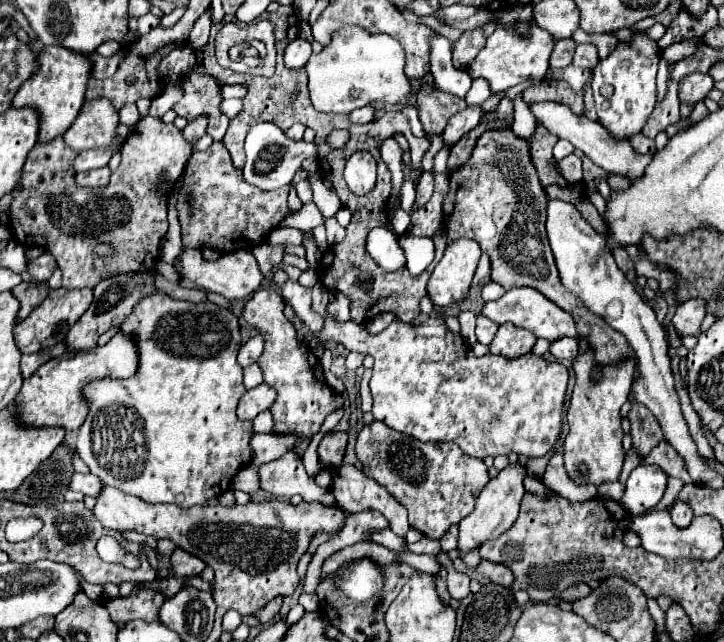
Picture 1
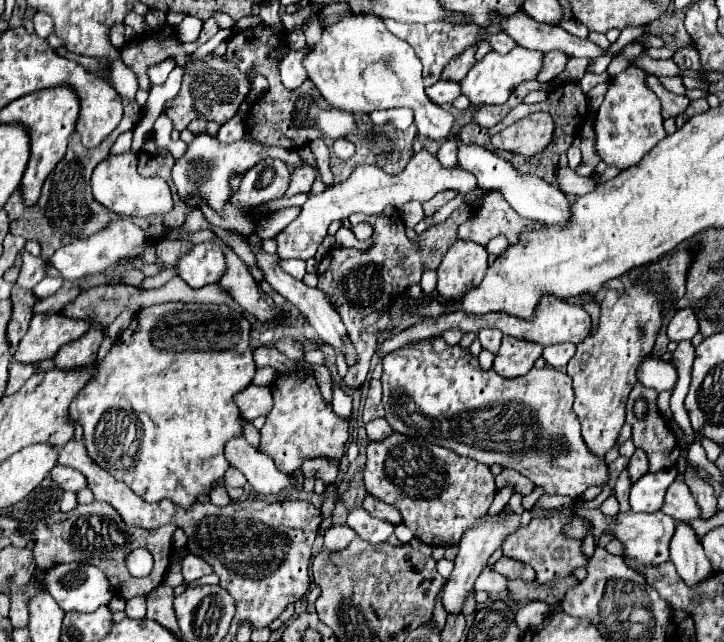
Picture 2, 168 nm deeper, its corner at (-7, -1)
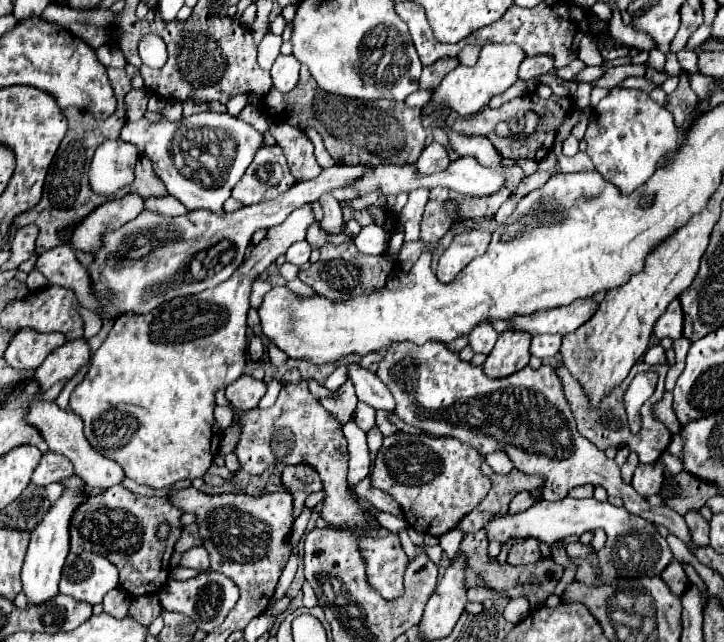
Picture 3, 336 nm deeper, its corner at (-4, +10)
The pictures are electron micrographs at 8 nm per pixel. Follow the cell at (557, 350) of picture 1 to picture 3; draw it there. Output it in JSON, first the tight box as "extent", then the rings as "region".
{"extent":[530,334,562,358],"region":[[[560,334],[534,336],[532,344],[530,344],[530,354],[538,356],[538,358],[550,358],[560,350],[560,342],[562,342]]]}

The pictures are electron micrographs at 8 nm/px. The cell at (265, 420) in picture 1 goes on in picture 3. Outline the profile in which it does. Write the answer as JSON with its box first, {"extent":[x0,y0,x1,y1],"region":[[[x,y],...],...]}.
{"extent":[258,380,282,408],"region":[[[272,380],[270,384],[267,384],[266,394],[264,394],[264,398],[260,400],[258,408],[270,408],[270,406],[272,406],[272,404],[277,400],[280,388],[282,388],[282,384],[280,384],[278,380]]]}

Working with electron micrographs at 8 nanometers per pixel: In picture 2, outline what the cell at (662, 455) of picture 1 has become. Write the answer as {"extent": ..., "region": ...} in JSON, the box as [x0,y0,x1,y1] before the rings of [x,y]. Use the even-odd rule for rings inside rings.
{"extent":[627,383,679,471],"region":[[[639,383],[633,387],[627,403],[627,421],[633,425],[635,447],[641,447],[649,455],[649,471],[663,471],[663,467],[671,467],[671,457],[677,457],[679,445],[657,409],[657,393],[653,389],[645,389]],[[637,399],[647,403],[643,419],[637,419],[633,411]]]}

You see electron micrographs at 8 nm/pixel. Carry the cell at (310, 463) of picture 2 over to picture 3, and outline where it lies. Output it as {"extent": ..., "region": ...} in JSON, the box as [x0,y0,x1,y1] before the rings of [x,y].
{"extent":[282,466,322,520],"region":[[[286,466],[282,470],[282,486],[292,494],[294,502],[294,520],[300,516],[304,508],[304,500],[310,492],[322,490],[322,482],[318,478],[318,472],[310,466]]]}

